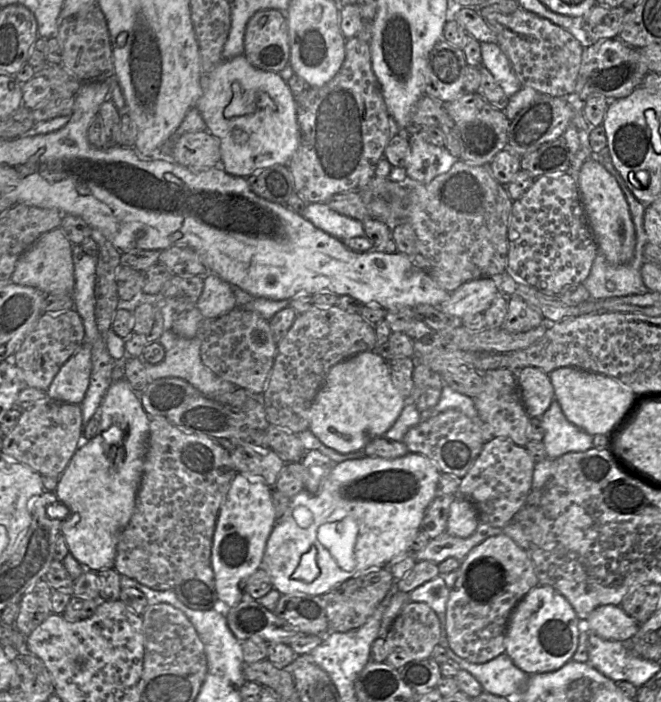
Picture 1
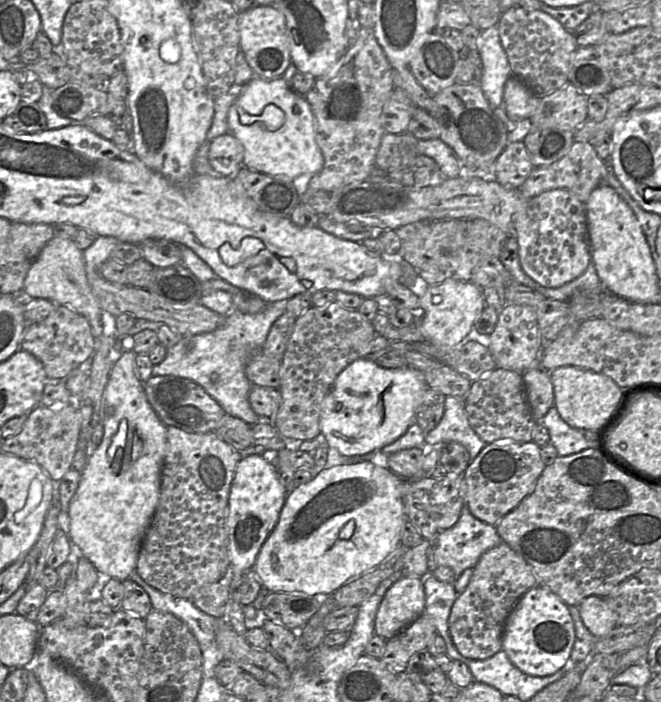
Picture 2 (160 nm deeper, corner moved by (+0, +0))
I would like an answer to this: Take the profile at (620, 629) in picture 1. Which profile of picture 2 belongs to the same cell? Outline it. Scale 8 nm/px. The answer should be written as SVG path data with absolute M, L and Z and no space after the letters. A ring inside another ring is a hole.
M589 596L578 609L584 625L595 639L606 636L618 626L616 613L602 597Z

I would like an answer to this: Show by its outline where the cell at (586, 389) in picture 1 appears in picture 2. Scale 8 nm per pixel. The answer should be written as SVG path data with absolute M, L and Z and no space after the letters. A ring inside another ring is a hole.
M574 366L558 367L550 372L554 387L554 406L560 417L578 430L596 431L611 415L620 396L620 388L611 378Z

